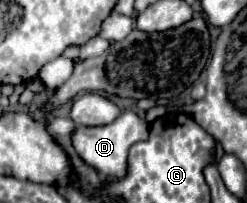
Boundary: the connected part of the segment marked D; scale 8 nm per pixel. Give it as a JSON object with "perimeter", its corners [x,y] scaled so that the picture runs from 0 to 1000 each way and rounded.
{"perimeter":[[[502,547],[478,567],[470,596],[413,616],[413,626],[308,626],[308,655],[291,665],[291,704],[308,754],[340,773],[356,813],[397,833],[405,852],[462,872],[462,882],[502,882],[518,852],[518,744],[543,704],[591,695],[607,665],[591,586],[575,586],[543,547]]]}

